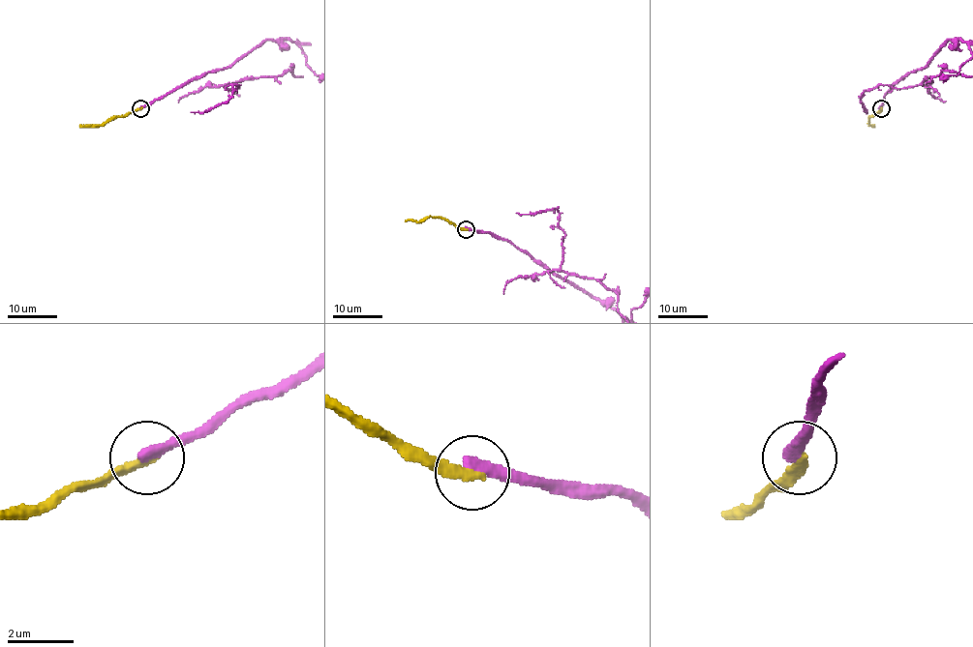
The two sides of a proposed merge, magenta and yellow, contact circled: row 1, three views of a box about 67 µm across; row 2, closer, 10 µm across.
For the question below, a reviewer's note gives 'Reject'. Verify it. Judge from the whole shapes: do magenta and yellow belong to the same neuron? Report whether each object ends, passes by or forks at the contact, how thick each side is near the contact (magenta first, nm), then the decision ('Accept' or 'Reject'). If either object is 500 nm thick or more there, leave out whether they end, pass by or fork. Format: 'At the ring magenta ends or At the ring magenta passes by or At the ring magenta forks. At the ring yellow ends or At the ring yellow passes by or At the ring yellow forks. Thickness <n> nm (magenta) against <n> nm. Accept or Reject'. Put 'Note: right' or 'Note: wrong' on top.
Note: right
At the ring magenta ends. At the ring yellow ends. Thickness 400 nm (magenta) against 320 nm. Reject

